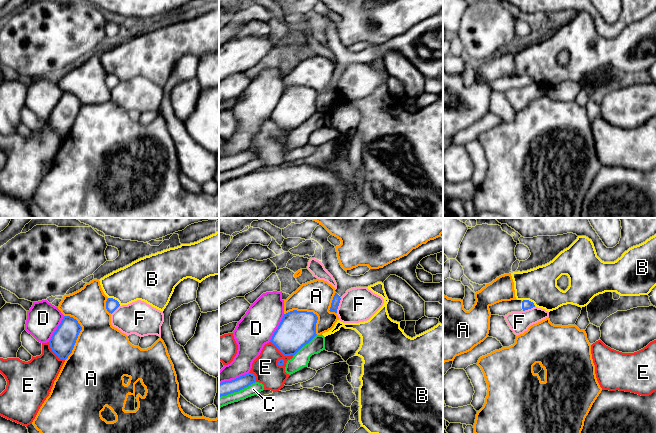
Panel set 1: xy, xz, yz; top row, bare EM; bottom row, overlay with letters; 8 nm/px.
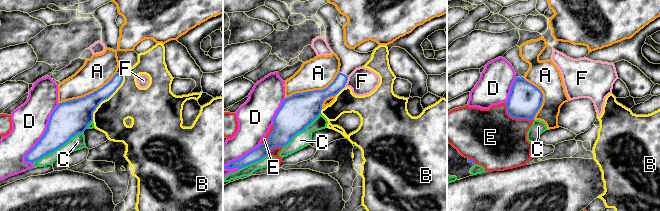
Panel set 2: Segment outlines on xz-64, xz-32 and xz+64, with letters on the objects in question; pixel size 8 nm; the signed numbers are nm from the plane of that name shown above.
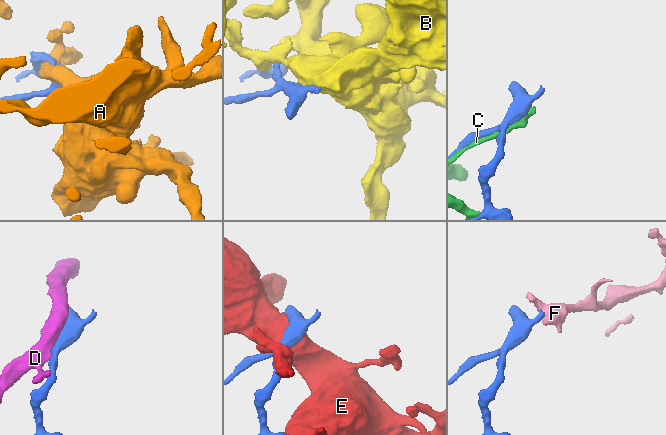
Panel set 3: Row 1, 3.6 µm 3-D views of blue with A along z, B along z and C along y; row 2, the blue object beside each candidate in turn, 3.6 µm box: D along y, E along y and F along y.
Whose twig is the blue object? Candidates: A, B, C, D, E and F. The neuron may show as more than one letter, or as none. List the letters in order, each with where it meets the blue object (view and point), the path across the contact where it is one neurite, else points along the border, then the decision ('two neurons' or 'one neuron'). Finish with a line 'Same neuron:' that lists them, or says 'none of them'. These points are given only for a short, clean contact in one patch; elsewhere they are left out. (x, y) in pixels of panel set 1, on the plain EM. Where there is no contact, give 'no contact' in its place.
A: contact xy (77, 113); two neurons
B: contact xy (114, 75); two neurons
C: contact xz (237, 167); two neurons
D: contact xz (277, 104); two neurons
E: contact xz (282, 129); two neurons
F: contact xz (338, 81); border xz (341, 74), (336, 88); two neurons
Same neuron: none of them

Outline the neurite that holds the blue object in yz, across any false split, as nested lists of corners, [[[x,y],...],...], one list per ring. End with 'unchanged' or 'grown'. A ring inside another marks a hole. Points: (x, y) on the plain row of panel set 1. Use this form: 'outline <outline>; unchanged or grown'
outline [[[529,76],[502,77],[489,82],[491,91],[505,92],[511,88],[521,88],[535,83]]]; grown

